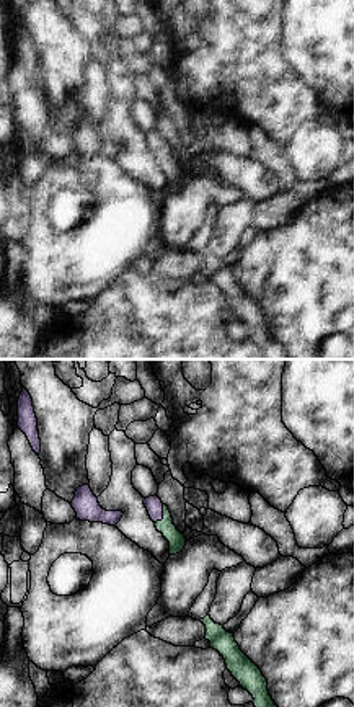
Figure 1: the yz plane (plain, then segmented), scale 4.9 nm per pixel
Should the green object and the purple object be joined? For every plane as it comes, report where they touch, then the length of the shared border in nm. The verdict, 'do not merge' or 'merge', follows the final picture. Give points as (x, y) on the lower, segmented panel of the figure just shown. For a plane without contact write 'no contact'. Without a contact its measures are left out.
contact (163, 515); length 100 nm

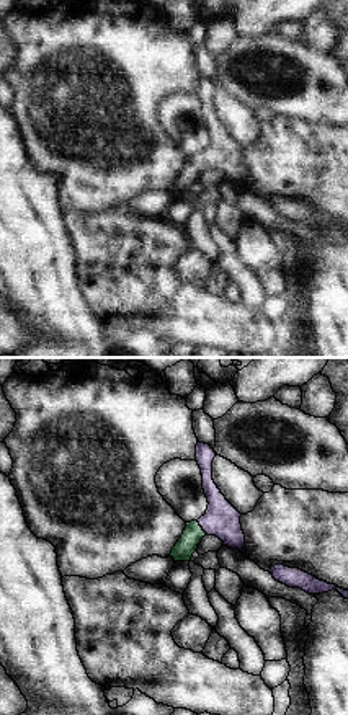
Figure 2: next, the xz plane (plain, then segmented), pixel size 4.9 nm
contact (201, 528); length 90 nm

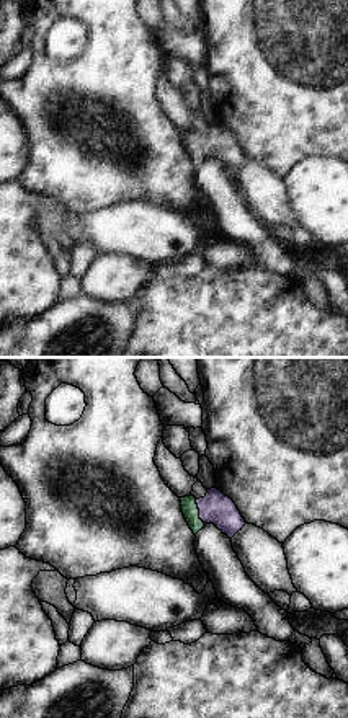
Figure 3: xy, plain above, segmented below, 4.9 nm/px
contact (198, 513); length 140 nm

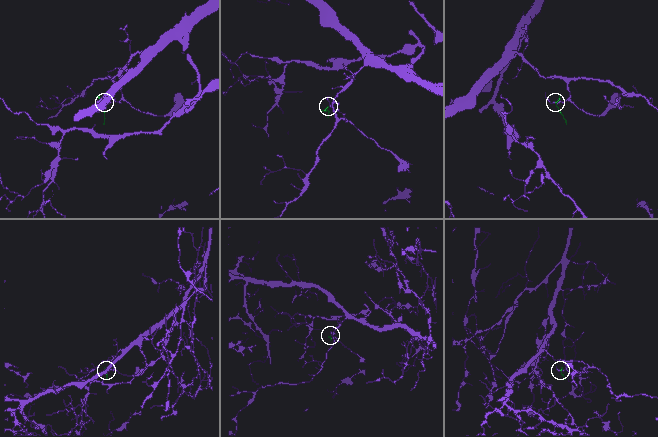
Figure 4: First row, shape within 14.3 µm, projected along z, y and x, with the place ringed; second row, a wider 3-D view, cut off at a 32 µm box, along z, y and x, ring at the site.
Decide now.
merge

